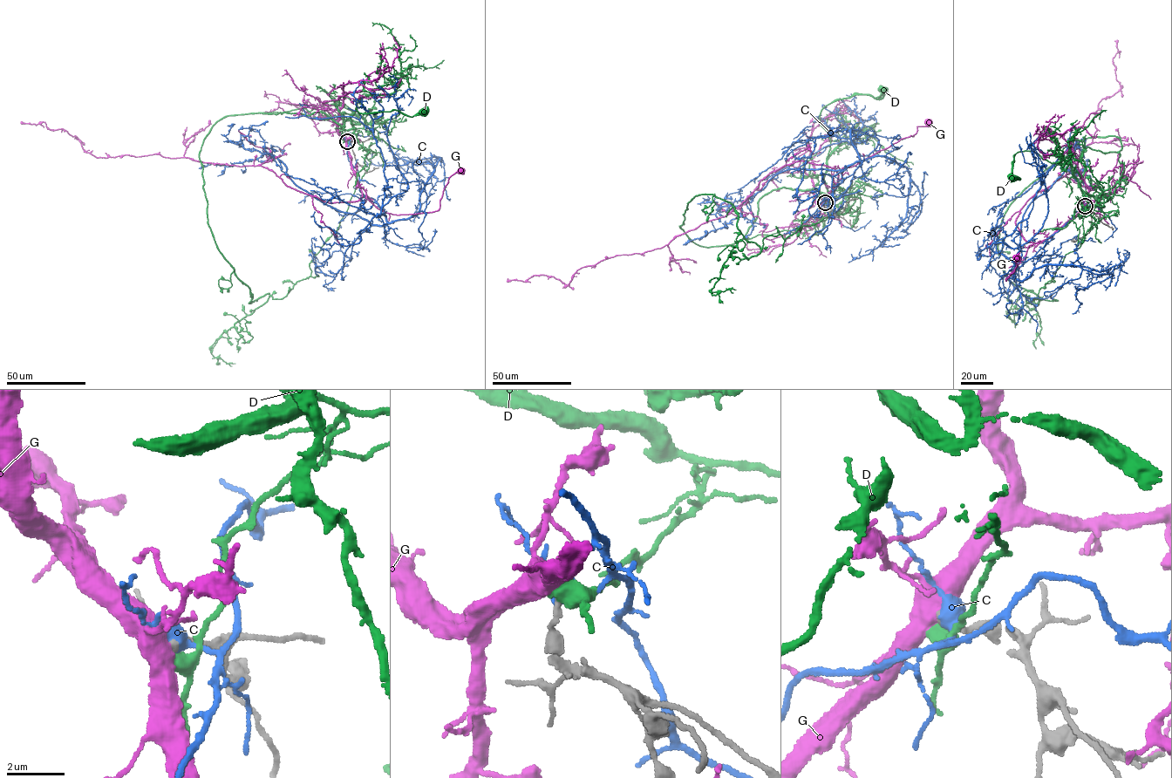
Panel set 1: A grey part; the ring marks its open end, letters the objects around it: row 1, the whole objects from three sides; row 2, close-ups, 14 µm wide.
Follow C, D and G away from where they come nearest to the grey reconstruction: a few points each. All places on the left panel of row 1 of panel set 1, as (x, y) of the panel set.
C: (347, 140), (360, 192), (389, 222), (416, 214), (441, 157), (419, 161), (437, 180), (418, 205), (414, 221)
D: (346, 141), (357, 102), (358, 112), (425, 111)
G: (346, 141), (358, 184), (366, 198), (386, 213), (437, 211), (449, 178), (460, 169)

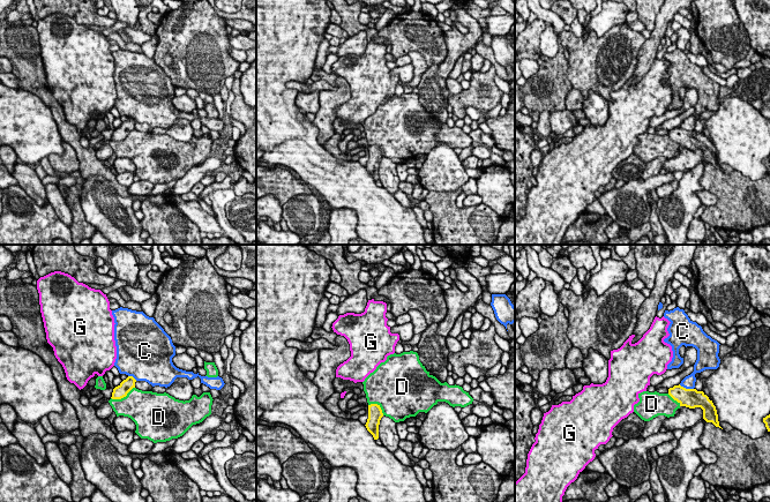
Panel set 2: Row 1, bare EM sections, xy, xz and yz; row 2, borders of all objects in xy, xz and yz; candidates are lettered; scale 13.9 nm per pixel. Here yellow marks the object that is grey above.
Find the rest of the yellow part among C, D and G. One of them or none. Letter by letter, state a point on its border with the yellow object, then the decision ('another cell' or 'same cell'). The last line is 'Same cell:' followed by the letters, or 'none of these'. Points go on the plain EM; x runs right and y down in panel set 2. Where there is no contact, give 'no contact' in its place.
C: meets yellow in yz at (685, 129); another cell
D: meets yellow in xy at (122, 139); another cell
G: no contact; another cell
Same cell: none of these

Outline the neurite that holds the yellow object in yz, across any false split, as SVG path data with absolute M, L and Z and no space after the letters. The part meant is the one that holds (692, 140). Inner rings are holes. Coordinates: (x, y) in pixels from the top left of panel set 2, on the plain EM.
M679 126L670 129L668 136L676 142L680 148L689 150L701 149L703 151L703 160L707 164L712 164L716 168L722 170L719 167L716 148L703 133L686 130Z

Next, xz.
M368 147L368 160L365 167L367 172L373 177L374 181L379 180L379 166L382 158L383 155L380 147Z

